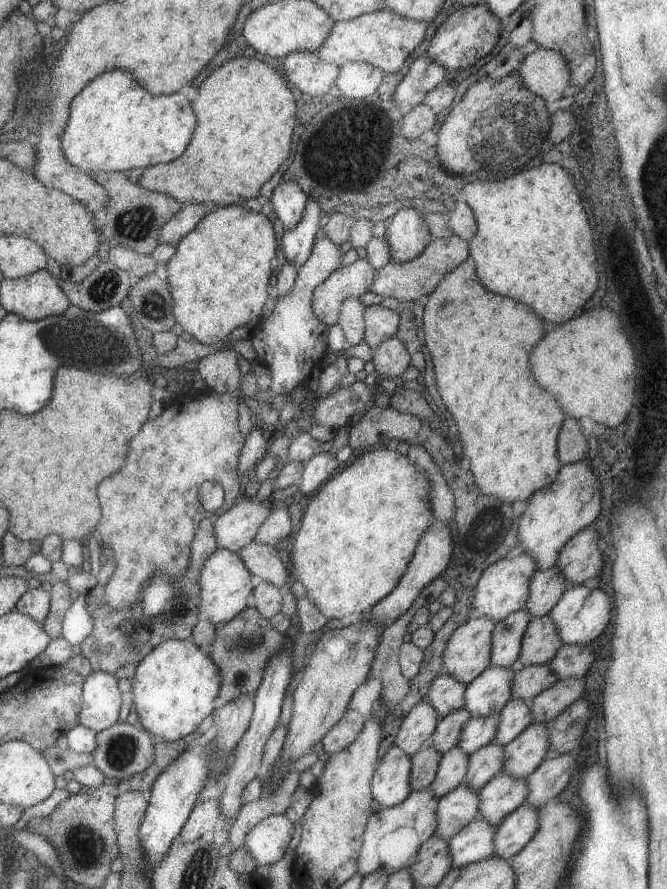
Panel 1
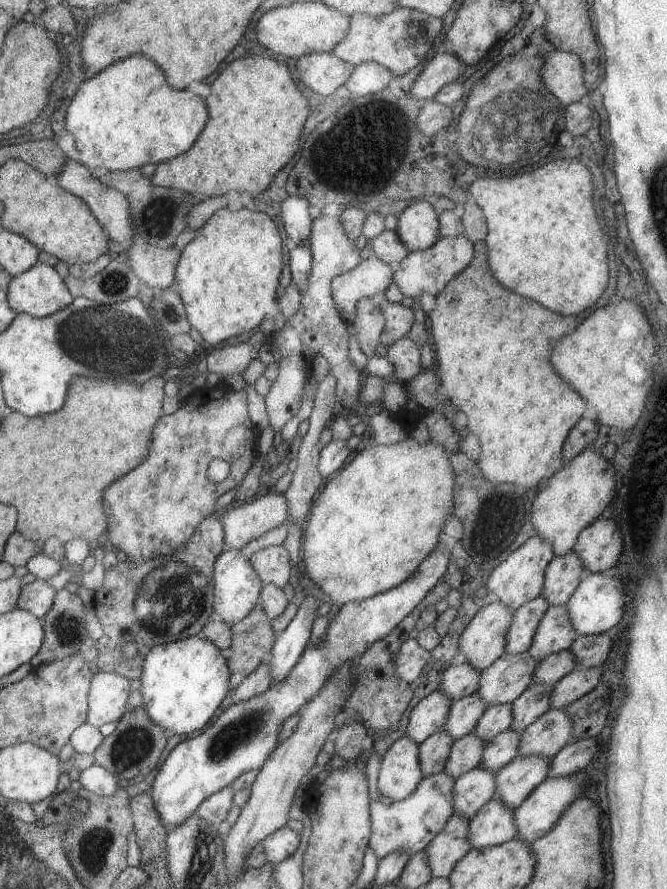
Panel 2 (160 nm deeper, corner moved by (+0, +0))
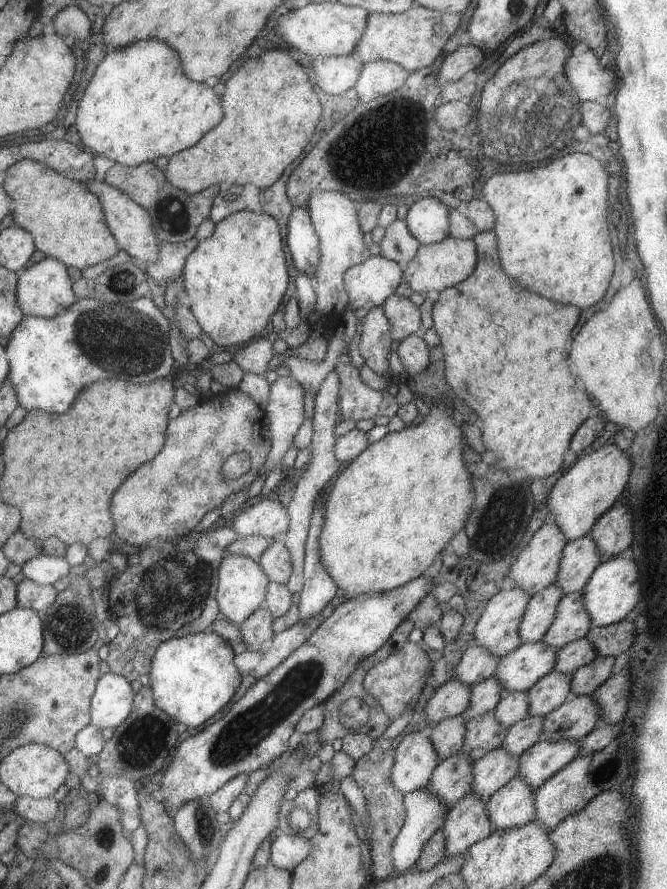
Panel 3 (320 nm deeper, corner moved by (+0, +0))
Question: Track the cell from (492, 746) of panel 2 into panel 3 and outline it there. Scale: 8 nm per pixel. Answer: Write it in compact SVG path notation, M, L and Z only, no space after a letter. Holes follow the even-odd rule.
M528 716L515 722L505 732L499 748L509 752L511 756L519 756L521 752L528 750L539 741L543 720L541 716Z

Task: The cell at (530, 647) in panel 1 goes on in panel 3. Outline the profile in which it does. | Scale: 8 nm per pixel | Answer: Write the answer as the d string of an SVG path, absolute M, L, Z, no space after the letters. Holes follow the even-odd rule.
M577 591L566 594L559 600L554 618L541 640L545 642L545 646L557 651L579 638L586 637L592 626L583 608L581 596L582 592Z

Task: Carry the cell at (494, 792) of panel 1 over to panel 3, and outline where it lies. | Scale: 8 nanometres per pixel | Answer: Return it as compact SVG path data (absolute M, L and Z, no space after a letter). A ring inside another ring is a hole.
M538 741L517 758L517 778L535 790L547 778L556 774L579 755L575 741L559 742Z

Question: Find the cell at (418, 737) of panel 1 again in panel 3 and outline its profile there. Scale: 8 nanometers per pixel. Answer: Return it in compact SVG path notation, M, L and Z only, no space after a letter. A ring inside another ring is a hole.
M455 679L441 684L425 702L423 712L427 724L433 726L445 718L460 716L469 704L470 688Z

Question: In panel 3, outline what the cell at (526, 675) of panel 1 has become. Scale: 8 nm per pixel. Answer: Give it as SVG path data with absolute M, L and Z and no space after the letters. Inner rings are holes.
M586 637L579 638L555 652L553 670L570 676L575 670L589 664L596 657L597 652L589 644L589 640Z

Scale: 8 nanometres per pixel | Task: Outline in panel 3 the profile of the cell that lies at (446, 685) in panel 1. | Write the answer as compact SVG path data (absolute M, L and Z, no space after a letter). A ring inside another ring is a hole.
M474 644L463 652L459 663L453 670L454 679L461 682L463 686L472 687L490 678L495 672L497 662L499 658L491 656L485 652L485 648Z

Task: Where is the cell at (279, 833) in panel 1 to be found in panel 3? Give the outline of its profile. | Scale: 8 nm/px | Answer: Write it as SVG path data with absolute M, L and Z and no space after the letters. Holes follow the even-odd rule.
M277 831L271 842L270 864L292 873L295 866L305 860L310 849L309 840Z

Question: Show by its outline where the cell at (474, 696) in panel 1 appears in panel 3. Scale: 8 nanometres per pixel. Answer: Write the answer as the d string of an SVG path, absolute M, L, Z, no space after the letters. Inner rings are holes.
M545 642L522 643L499 658L493 678L499 682L505 693L525 692L539 678L553 670L555 652L555 649L545 646Z

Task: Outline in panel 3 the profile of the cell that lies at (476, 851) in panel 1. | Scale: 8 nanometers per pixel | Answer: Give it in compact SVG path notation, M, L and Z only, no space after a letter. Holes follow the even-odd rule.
M517 775L485 800L485 814L495 830L513 830L533 821L533 790Z

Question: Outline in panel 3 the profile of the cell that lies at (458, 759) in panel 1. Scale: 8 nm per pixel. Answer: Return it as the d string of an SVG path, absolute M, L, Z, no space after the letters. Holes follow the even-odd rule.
M491 712L471 718L465 726L461 754L465 754L471 762L483 758L487 752L497 749L503 742L507 729L503 728Z

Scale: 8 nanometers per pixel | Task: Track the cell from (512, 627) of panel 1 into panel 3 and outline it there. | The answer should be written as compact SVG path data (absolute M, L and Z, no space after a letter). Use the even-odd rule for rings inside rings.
M555 583L530 596L518 629L521 643L539 642L543 639L554 618L557 604L563 596L563 592L555 586Z

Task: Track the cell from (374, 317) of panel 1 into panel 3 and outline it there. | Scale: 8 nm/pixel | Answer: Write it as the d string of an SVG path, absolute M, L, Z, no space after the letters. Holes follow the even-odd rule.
M395 293L381 304L388 321L391 340L401 341L414 333L420 333L421 322L419 308L408 298Z

